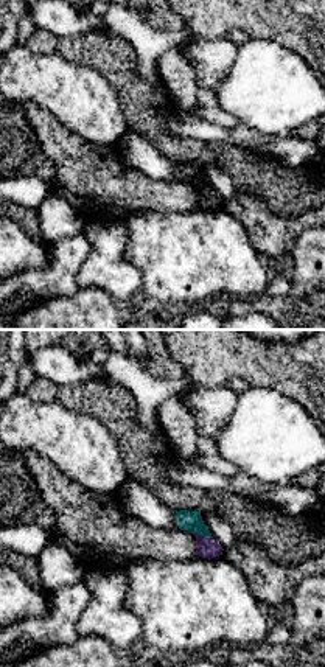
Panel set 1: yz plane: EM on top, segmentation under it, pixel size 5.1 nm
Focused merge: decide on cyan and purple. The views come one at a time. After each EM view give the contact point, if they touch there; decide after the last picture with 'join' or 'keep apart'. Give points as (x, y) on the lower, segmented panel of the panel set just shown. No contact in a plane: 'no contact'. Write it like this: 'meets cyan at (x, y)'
meets cyan at (202, 535)

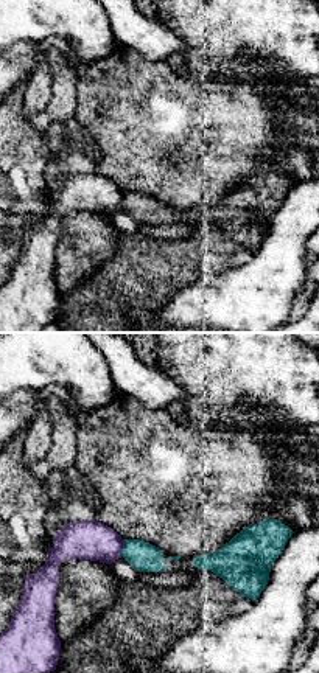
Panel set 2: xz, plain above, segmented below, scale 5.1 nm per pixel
meets cyan at (123, 547)

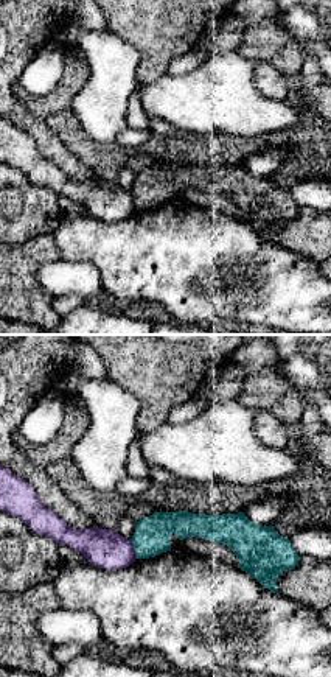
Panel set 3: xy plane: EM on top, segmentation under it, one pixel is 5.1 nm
meets cyan at (134, 548)

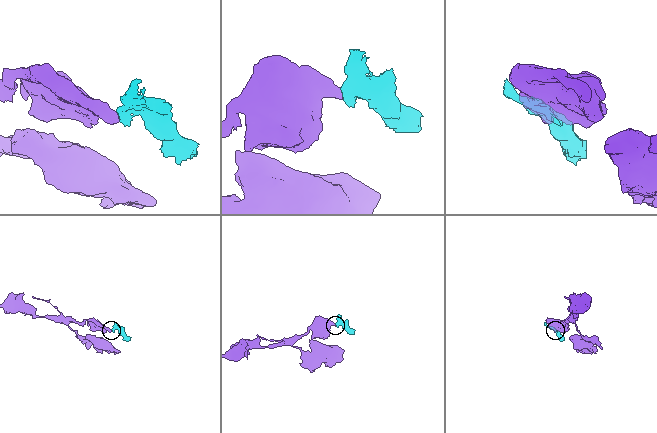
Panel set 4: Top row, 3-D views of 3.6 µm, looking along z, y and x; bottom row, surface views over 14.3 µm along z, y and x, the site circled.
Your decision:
keep apart

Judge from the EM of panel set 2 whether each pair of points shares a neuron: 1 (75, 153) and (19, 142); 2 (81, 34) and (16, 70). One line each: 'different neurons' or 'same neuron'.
1: different neurons
2: different neurons

